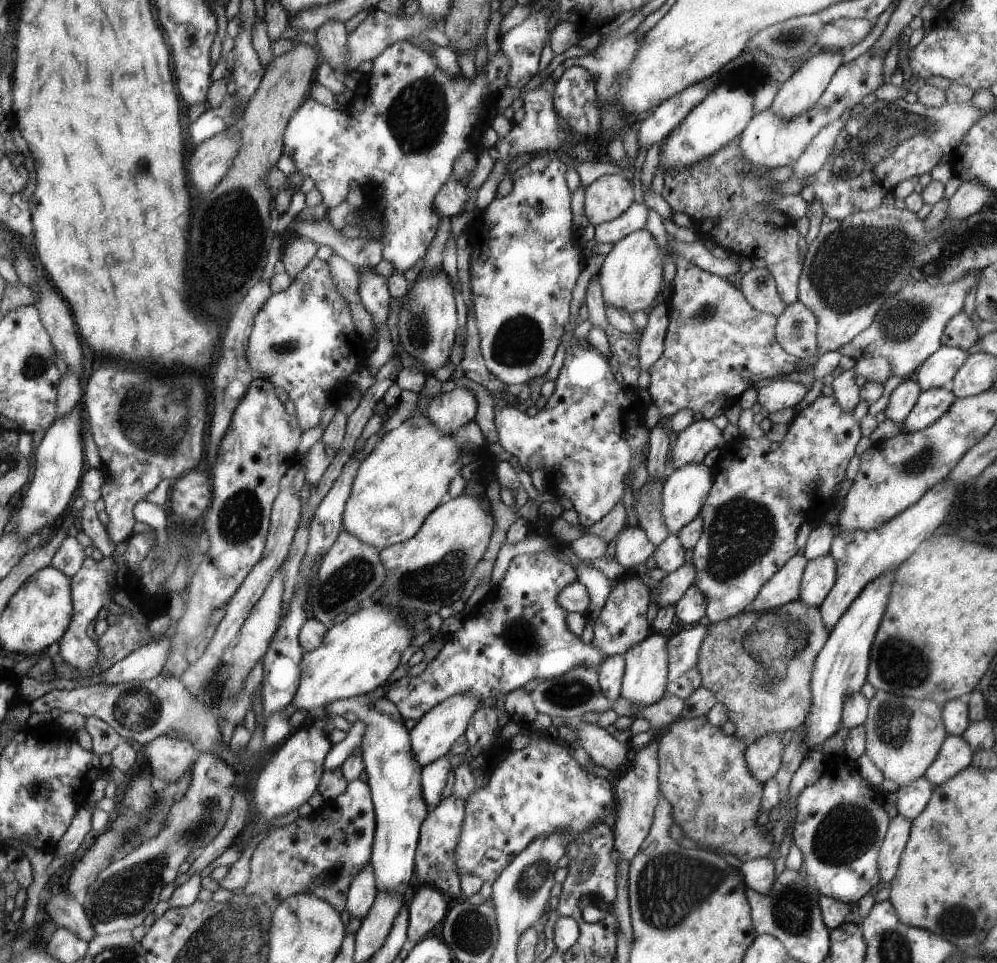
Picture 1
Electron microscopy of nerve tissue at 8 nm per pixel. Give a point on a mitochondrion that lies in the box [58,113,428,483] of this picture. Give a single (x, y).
(230, 230)

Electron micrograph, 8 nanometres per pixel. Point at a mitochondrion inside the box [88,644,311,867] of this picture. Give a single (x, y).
(137, 708)

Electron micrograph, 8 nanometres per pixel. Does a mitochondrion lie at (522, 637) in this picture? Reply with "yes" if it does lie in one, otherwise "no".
yes

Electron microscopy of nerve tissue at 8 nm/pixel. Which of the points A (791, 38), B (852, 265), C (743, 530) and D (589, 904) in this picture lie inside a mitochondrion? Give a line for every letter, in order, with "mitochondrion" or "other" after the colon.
A: mitochondrion
B: mitochondrion
C: mitochondrion
D: mitochondrion

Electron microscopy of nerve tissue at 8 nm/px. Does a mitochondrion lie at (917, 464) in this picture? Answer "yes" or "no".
yes

